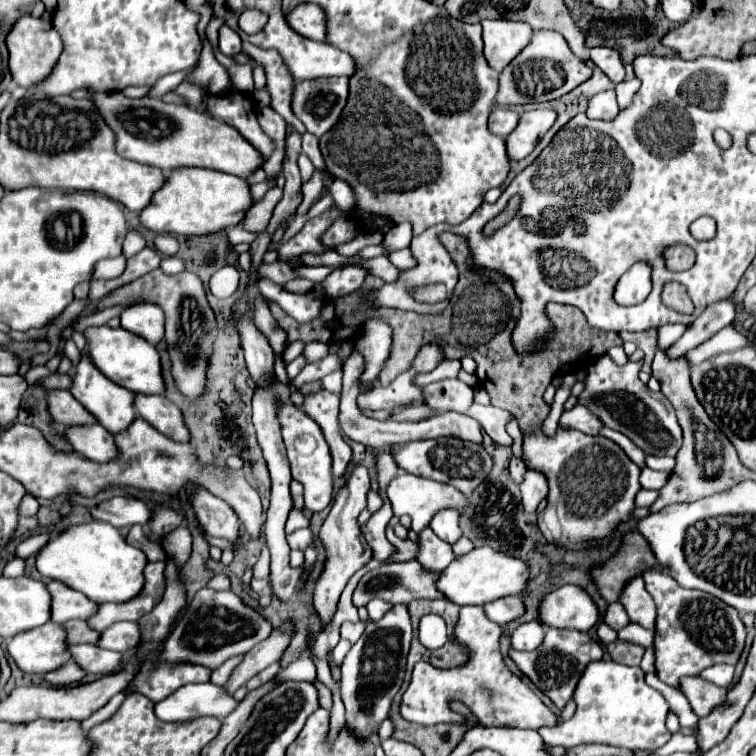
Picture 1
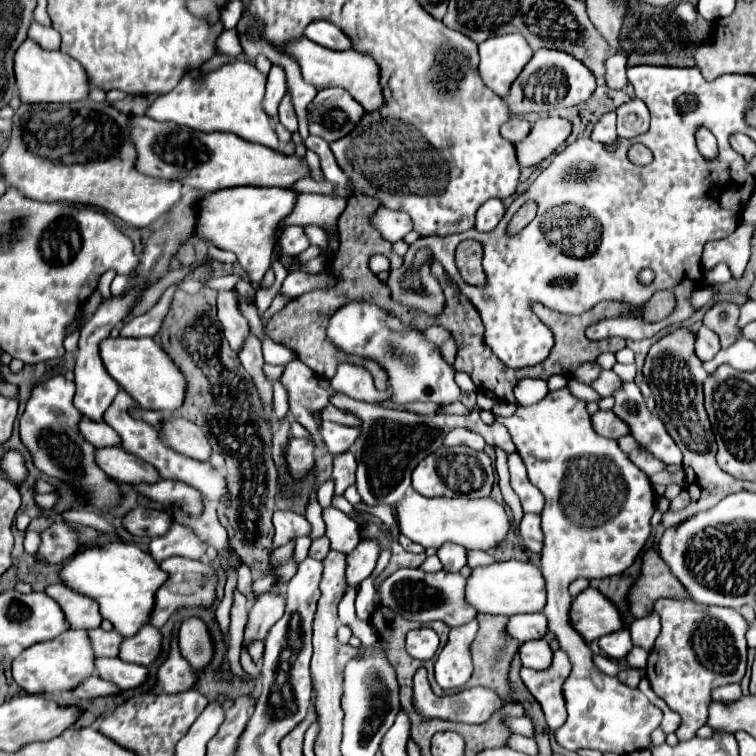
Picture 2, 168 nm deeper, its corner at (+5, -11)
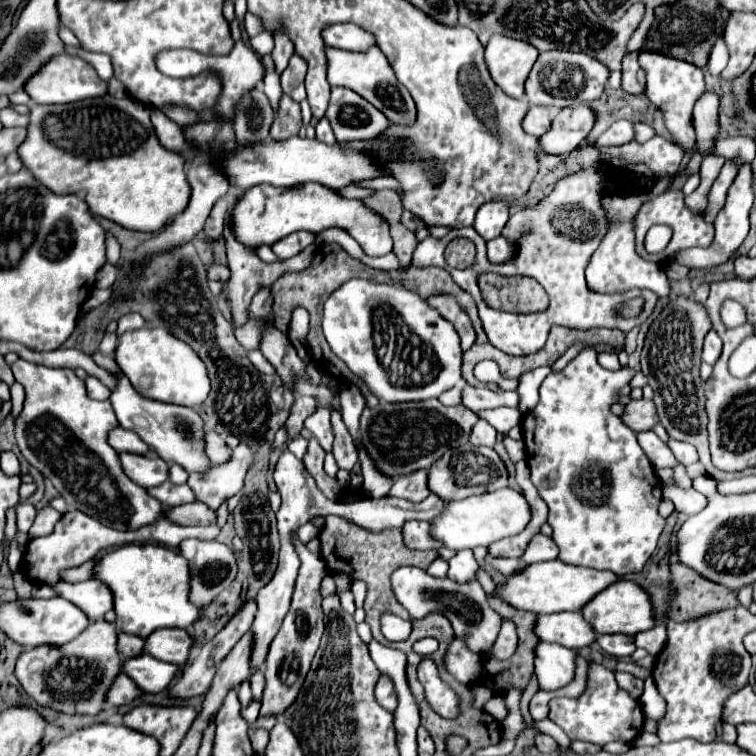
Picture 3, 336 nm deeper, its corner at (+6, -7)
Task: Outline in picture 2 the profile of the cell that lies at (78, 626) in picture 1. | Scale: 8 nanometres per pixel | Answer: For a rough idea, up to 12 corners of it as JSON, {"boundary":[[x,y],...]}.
{"boundary":[[88,630],[94,656],[118,656],[122,636]]}

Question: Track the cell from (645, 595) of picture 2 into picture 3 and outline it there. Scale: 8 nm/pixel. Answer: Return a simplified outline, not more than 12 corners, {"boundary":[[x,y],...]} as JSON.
{"boundary":[[677,560],[671,620],[739,606],[737,592],[707,580]]}

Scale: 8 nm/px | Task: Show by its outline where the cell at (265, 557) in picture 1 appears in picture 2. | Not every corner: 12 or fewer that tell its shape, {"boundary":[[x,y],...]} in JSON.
{"boundary":[[278,510],[270,554],[278,546],[310,534],[302,514]]}

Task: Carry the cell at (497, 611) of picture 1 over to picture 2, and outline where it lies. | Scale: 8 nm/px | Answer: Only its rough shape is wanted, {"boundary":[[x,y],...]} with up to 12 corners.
{"boundary":[[514,614],[506,634],[518,642],[538,640],[546,634],[546,616]]}

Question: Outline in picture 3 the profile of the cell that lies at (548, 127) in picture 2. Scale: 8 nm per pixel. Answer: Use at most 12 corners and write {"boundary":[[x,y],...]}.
{"boundary":[[563,108],[541,138],[547,154],[569,154],[589,136],[595,110]]}

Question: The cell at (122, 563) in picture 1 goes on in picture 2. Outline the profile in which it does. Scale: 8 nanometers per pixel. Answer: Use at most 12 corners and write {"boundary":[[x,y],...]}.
{"boundary":[[136,544],[76,552],[60,580],[122,636],[148,622],[166,574]]}

